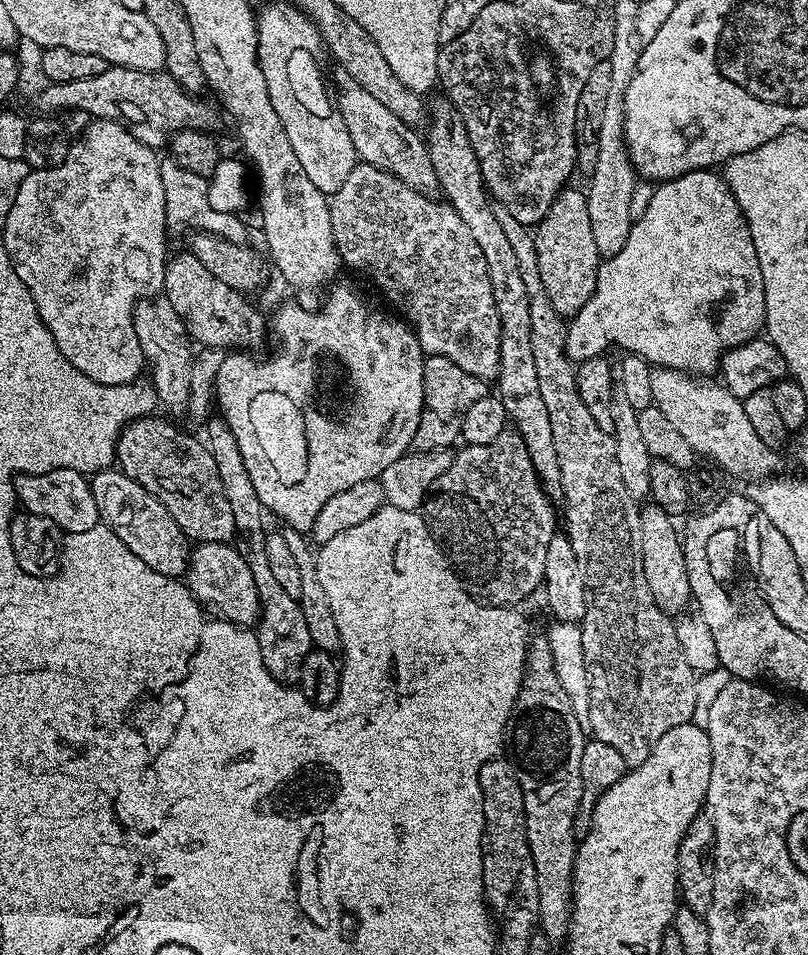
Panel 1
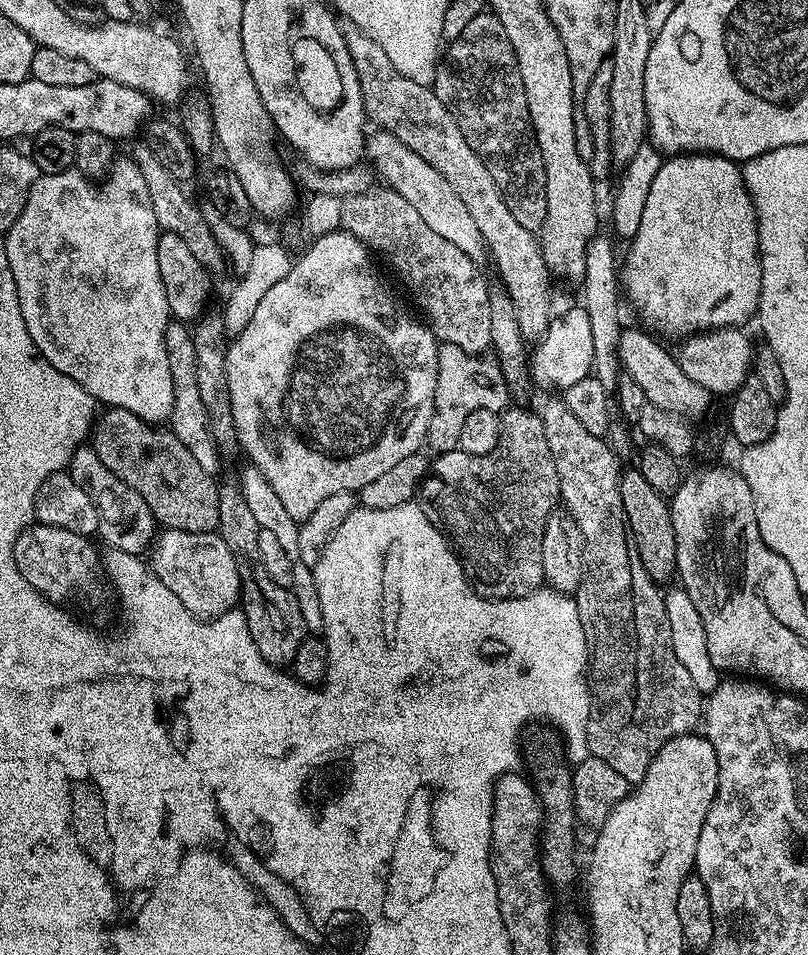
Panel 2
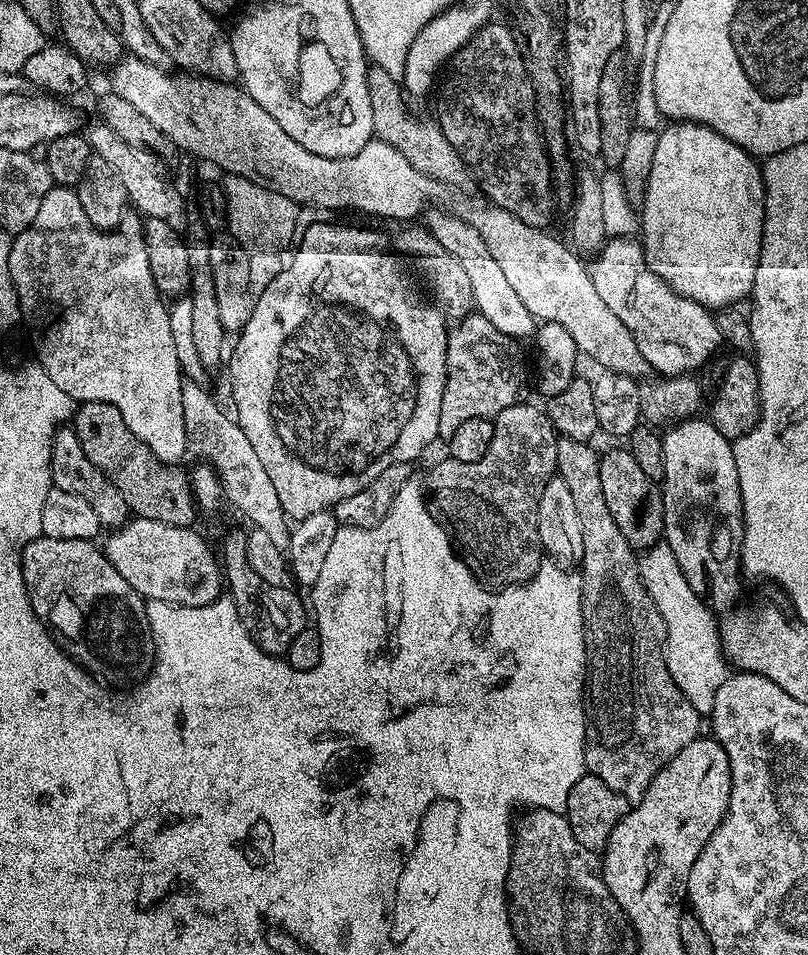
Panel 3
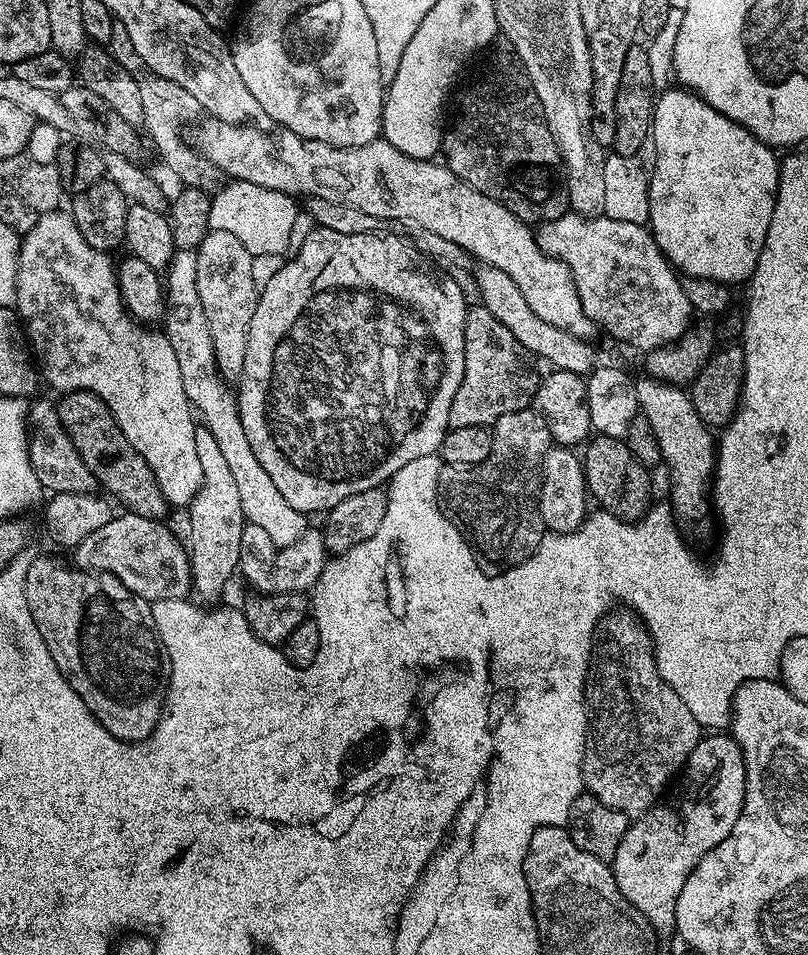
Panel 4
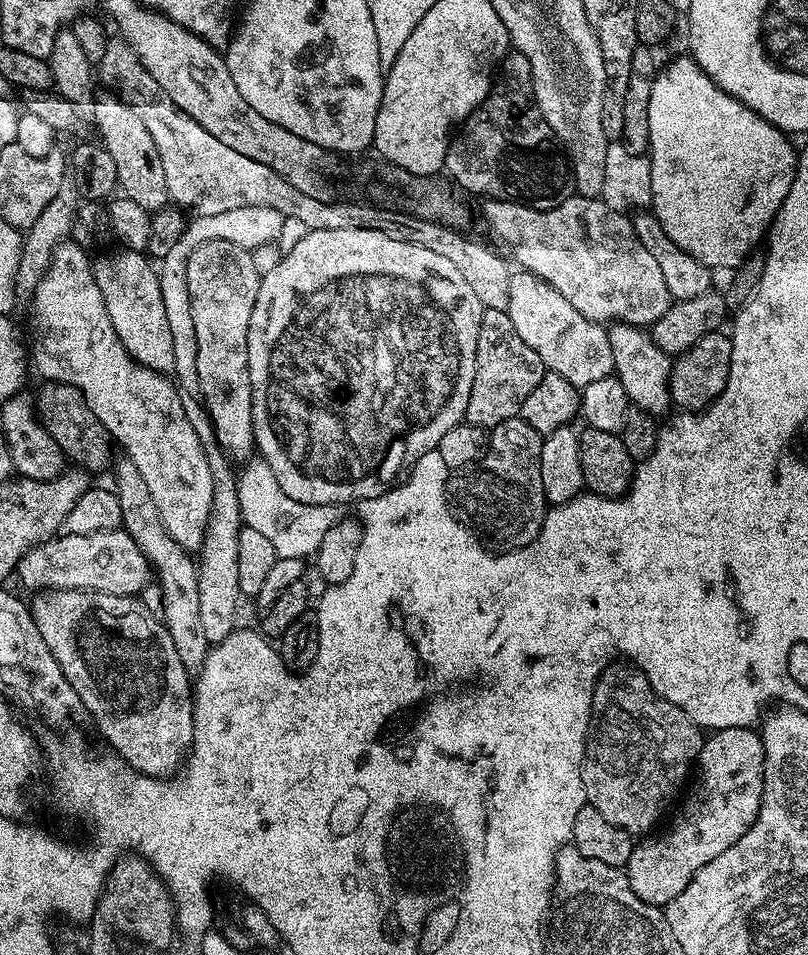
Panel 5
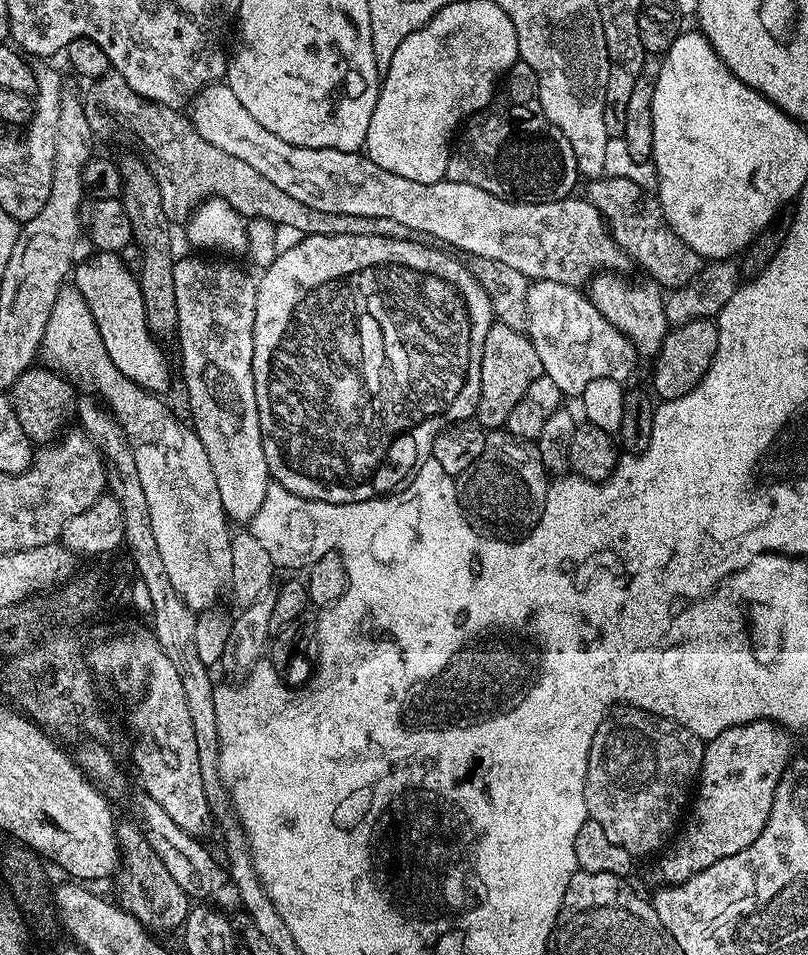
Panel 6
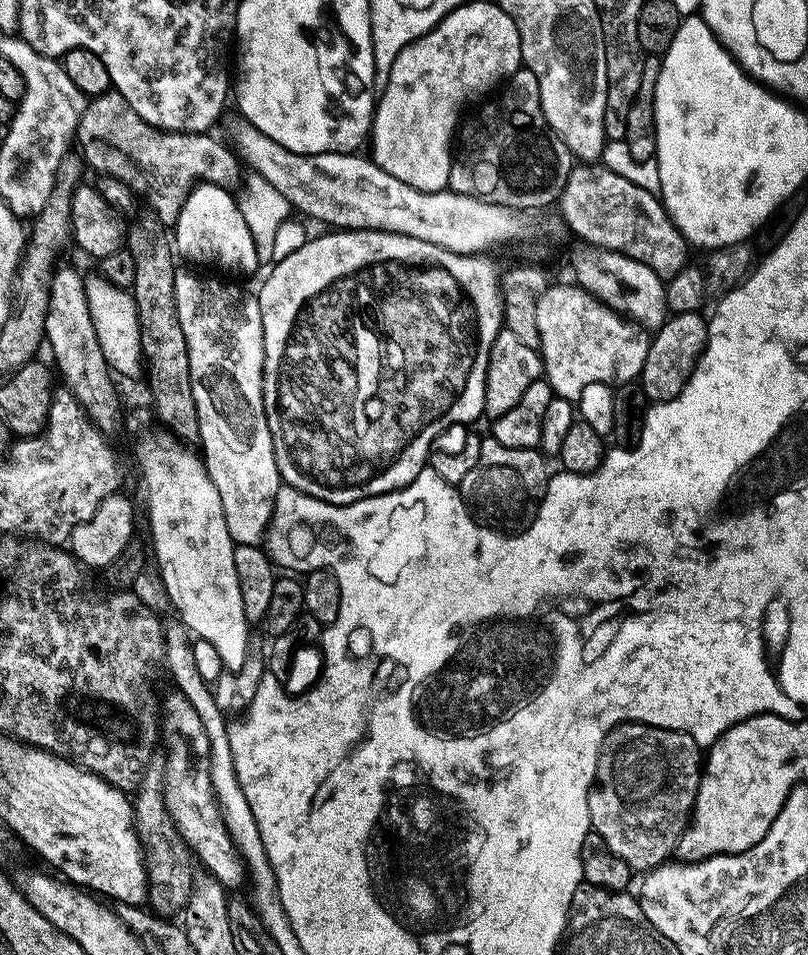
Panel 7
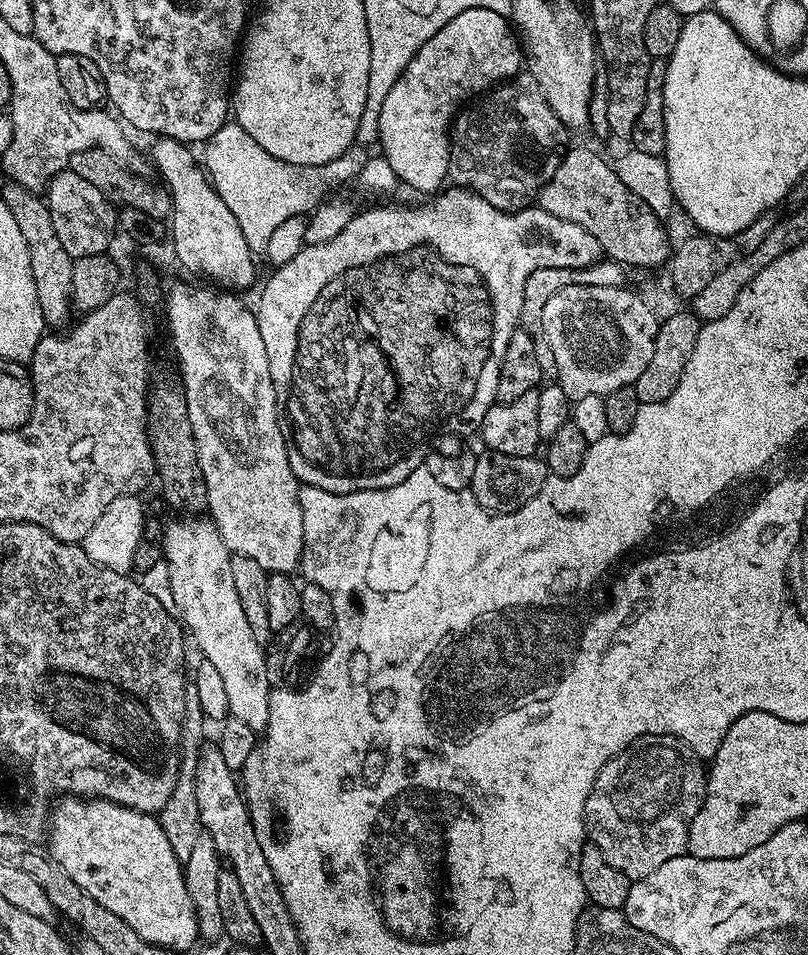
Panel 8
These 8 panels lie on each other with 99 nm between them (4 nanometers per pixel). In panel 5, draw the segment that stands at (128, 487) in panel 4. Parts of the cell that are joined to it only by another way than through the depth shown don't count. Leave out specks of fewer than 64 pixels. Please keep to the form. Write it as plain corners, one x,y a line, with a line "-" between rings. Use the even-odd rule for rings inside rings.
51,382
43,385
45,388
35,393
34,403
36,415
40,425
58,442
60,449
64,451
65,457
73,465
79,466
89,473
100,472
104,467
111,465
114,460
112,448
114,441
109,436
106,426
98,422
94,410
86,406
86,398
74,386
69,384
53,384

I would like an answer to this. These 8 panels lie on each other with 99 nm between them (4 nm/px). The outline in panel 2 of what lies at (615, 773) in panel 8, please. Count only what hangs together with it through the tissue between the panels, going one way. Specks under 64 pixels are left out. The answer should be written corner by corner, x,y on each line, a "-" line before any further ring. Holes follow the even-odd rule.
556,398
556,400
546,401
544,408
542,407
540,412
540,417
546,430
546,443
550,445
550,454
554,454
554,466
558,466
560,500
568,515
574,518
578,530
582,534
582,546
584,547
584,553
582,554
582,562
584,563
582,582
575,590
574,599
576,609
580,615
580,621
584,627
584,637
588,643
589,650
586,675
590,681
592,709
588,711
588,725
586,726
588,750
591,755
602,758
602,762
606,762
609,766
614,766
614,770
618,770
618,774
622,774
622,778
626,778
629,785
635,786
644,777
650,762
656,757
658,750
662,750
662,746
666,742
697,731
698,725
702,720
702,694
694,686
694,678
690,678
690,670
686,670
686,666
682,666
682,662
678,662
678,654
674,654
674,642
670,634
670,618
664,605
661,589
656,589
659,588
657,581
652,580
650,574
646,574
646,570
640,561
638,550
635,544
632,543
632,534
628,530
626,514
622,506
622,494
620,493
622,465
616,461
618,459
617,453
605,437
590,434
590,430
586,430
586,426
582,426
582,422
578,422
578,418
574,418
574,414
566,407
563,399

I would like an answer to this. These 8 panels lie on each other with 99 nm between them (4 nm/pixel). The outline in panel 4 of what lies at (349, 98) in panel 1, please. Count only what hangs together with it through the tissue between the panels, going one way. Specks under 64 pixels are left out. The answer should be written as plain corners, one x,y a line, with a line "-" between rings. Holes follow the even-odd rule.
480,266
475,269
474,280
475,276
476,288
481,296
479,299
484,308
490,310
490,314
494,314
494,318
498,318
498,322
502,322
502,326
506,326
506,330
510,330
510,334
514,334
514,338
522,342
522,346
526,346
526,350
531,352
533,357
541,361
549,360
553,369
562,372
587,374
592,371
597,360
595,350
588,345
591,343
583,336
566,334
566,330
558,330
558,326
542,322
542,318
538,318
534,310
530,310
526,298
522,298
522,290
518,290
510,274
502,274
502,270
497,268

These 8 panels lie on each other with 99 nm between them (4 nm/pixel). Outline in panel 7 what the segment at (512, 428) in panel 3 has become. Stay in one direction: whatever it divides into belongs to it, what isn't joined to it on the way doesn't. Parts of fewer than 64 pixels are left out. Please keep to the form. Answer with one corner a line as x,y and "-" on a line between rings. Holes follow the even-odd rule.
491,434
485,435
480,441
478,450
478,462
474,462
474,470
462,478
458,486
460,495
463,496
465,504
481,521
495,526
500,530
516,530
527,525
528,521
536,515
536,509
540,506
546,490
548,489
549,457
543,451
534,448
515,448
514,446
502,446

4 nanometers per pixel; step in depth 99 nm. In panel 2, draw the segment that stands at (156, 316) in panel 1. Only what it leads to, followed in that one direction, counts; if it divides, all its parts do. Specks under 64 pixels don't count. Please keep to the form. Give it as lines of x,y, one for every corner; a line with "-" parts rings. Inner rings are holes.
184,322
169,323
166,334
166,359
170,362
170,378
174,384
174,406
170,417
170,430
194,454
194,459
202,466
202,470
216,474
219,473
221,449
216,447
214,438
208,429
206,406
202,406
202,397
198,391
196,380
196,367
194,355
194,342
189,325

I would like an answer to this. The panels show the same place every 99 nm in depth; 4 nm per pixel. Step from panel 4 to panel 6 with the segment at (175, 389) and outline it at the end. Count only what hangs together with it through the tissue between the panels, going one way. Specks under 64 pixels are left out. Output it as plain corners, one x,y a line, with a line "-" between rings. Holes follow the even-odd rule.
74,286
65,287
57,294
53,312
45,328
42,356
49,360
45,361
55,371
73,381
80,380
81,389
84,387
84,390
99,397
128,435
128,441
134,450
134,462
138,462
138,475
146,494
146,503
150,505
150,526
154,526
154,539
158,542
158,554
162,554
162,563
166,565
166,574
170,574
174,590
178,590
182,602
186,602
191,612
201,614
209,611
215,605
212,603
219,598
220,591
229,587
232,578
230,546
233,533
228,532
230,521
224,515
222,498
218,495
218,482
214,478
214,470
210,470
210,458
206,458
206,450
198,434
185,421
184,425
159,400
159,395
149,394
119,372
106,352
86,298

